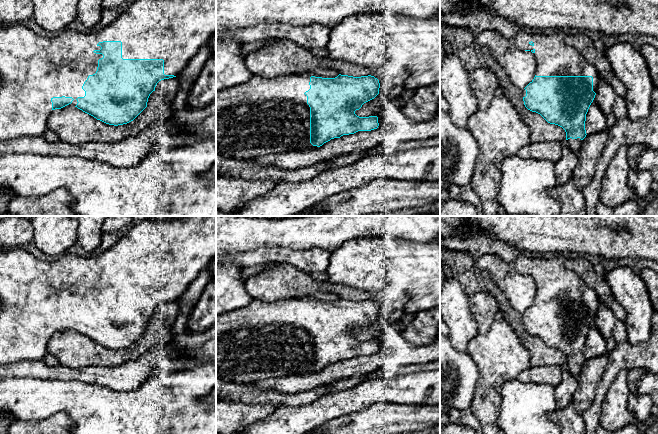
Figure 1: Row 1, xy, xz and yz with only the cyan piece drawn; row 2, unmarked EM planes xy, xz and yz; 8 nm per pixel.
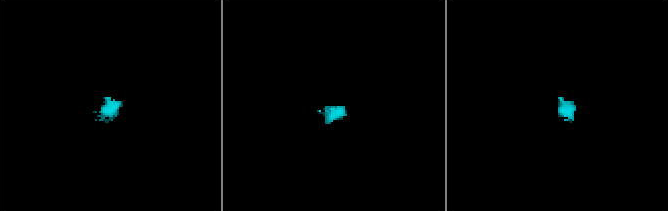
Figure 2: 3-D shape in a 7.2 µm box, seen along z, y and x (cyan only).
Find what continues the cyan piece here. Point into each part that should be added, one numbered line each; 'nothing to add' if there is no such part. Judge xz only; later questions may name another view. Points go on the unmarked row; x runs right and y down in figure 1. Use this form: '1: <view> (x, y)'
1: xz (263, 340)

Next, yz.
1: yz (554, 281)

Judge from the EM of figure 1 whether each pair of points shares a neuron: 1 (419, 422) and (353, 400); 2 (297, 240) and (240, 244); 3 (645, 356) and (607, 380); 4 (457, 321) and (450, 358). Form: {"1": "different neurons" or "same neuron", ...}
{"1": "different neurons", "2": "same neuron", "3": "same neuron", "4": "different neurons"}

